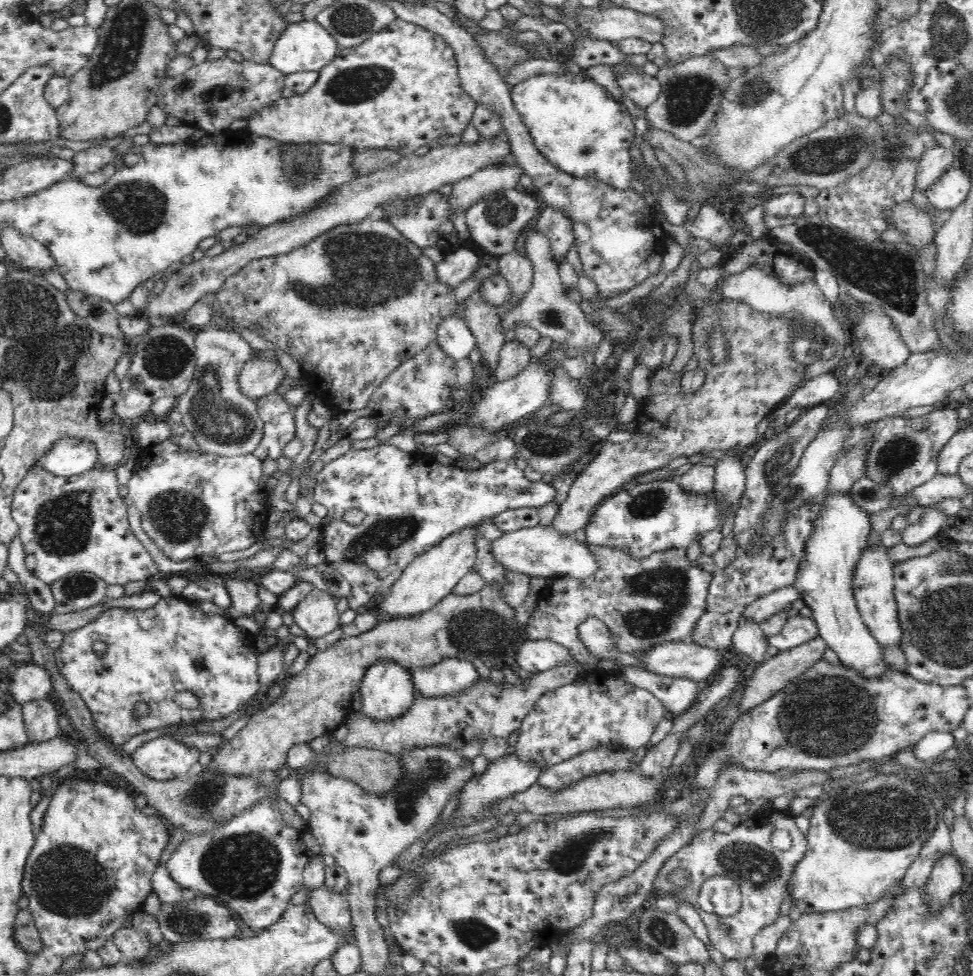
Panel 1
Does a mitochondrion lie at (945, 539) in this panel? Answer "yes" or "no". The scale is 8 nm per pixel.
no

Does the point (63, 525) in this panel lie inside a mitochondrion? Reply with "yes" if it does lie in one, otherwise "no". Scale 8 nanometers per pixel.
yes

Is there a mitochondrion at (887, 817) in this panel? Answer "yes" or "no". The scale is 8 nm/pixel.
yes

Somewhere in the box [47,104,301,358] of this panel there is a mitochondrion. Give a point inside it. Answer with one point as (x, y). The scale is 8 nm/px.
(138, 206)

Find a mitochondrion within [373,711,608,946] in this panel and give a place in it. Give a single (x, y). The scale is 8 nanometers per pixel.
(434, 771)

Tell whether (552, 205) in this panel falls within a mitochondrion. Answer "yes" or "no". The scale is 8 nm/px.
no

